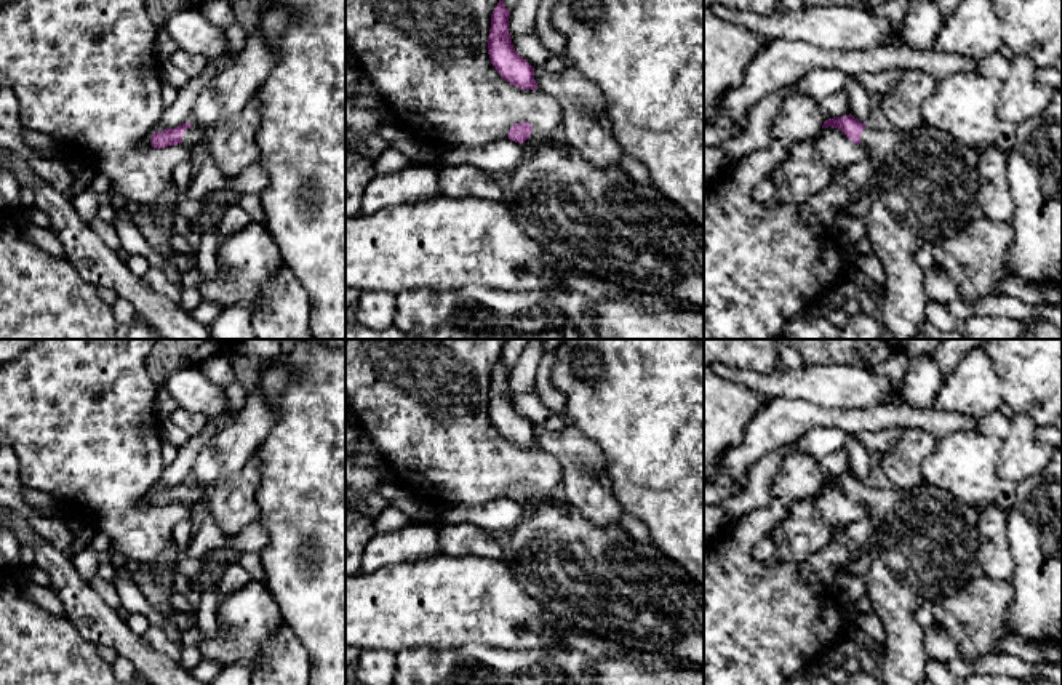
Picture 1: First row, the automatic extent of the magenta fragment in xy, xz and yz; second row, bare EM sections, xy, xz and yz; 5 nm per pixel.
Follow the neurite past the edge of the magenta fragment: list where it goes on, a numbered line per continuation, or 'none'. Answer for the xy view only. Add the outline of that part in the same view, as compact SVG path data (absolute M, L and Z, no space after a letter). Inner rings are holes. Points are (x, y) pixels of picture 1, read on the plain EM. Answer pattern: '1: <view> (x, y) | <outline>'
1: xy (192, 495) | M190 485L184 490L181 498L182 498L182 504L186 504L187 507L192 507L194 504L206 498L206 490L197 485Z

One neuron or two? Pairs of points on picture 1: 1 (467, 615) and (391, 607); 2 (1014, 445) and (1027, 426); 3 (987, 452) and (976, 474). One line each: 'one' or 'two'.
1: one
2: one
3: one

